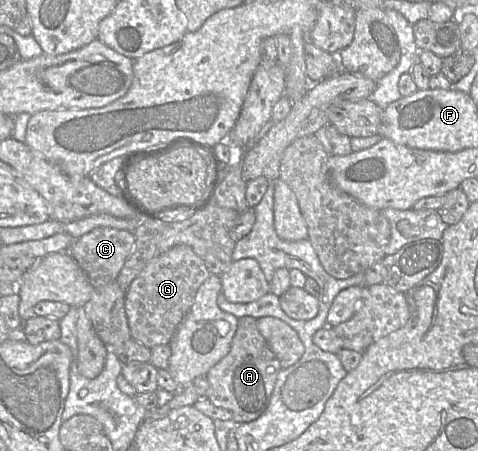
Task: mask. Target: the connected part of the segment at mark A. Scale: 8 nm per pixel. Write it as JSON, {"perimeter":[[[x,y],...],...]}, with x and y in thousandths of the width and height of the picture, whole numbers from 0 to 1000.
{"perimeter":[[[502,703],[481,778],[431,829],[437,847],[433,882],[446,898],[481,911],[483,931],[496,940],[531,933],[556,909],[588,820],[586,800],[540,729],[538,707]]]}

